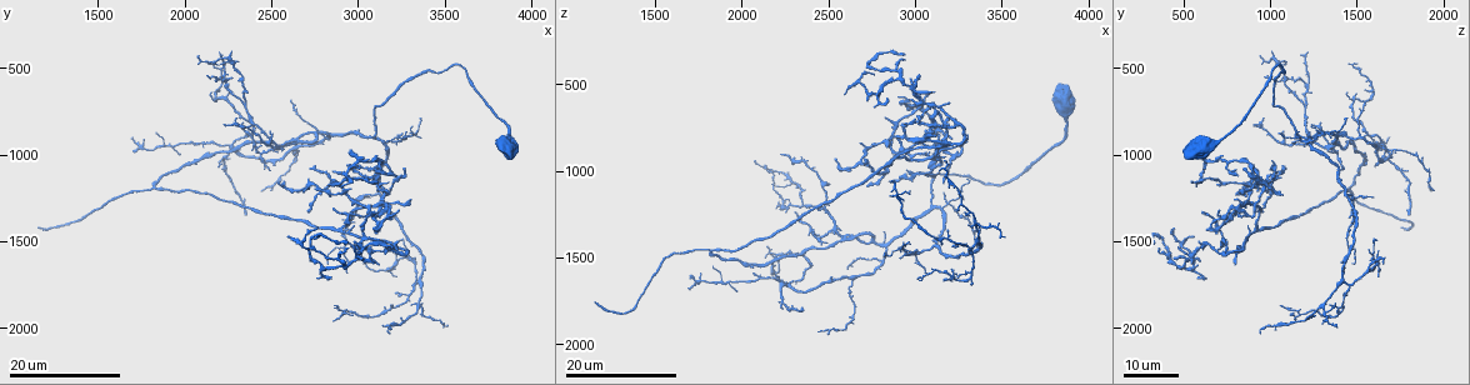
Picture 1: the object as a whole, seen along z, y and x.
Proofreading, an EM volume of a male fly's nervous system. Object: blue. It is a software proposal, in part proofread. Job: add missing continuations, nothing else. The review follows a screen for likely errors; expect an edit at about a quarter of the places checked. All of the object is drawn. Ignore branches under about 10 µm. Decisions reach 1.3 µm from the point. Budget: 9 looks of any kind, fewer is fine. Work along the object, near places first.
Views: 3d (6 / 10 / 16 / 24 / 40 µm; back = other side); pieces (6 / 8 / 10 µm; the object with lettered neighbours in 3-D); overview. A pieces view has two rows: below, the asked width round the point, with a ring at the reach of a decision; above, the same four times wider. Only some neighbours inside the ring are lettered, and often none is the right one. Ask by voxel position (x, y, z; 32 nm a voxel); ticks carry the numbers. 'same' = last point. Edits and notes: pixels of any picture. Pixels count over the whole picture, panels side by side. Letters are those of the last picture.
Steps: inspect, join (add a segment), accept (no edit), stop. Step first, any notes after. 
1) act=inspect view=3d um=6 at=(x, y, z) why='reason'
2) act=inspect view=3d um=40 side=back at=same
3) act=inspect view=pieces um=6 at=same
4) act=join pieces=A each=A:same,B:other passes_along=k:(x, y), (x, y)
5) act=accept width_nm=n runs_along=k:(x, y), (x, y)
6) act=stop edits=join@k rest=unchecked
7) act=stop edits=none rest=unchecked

act=inspect view=3d um=24 at=(2080, 940, 1580) why='an open end'

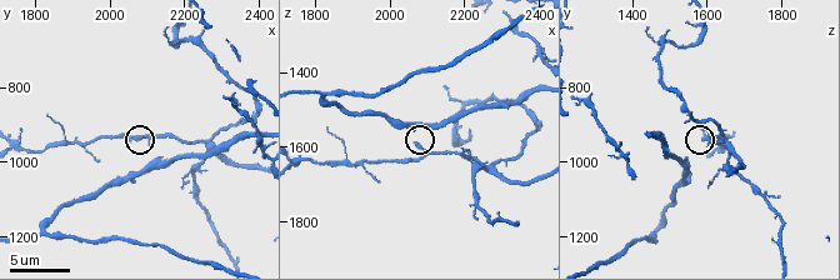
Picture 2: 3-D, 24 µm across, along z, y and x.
act=inspect view=pieces um=6 at=(2070, 930, 1580)

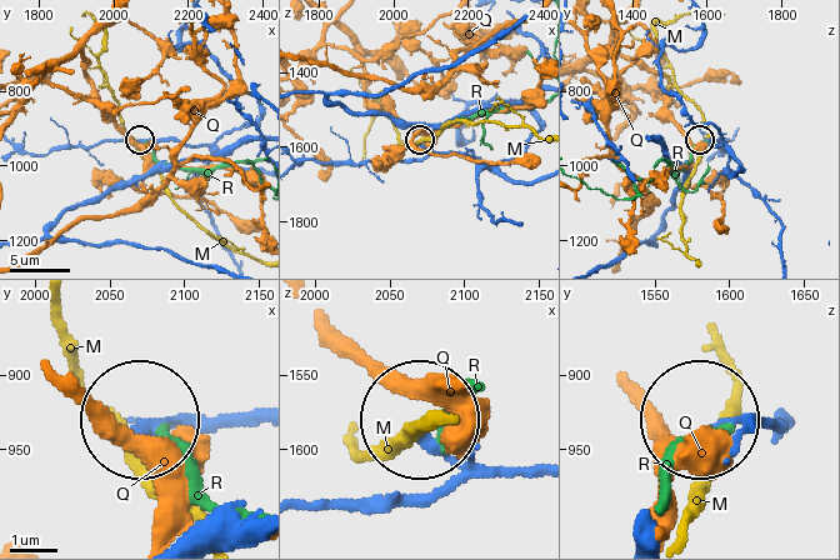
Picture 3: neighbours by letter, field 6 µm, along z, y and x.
act=accept each=M:other,Q:other,R:other runs_along=3:(259, 423), (144, 423) found='no lettered segment goes on from it'

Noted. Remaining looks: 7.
act=inspect view=3d um=16 at=(2340, 1320, 1800) why='branch stops here'

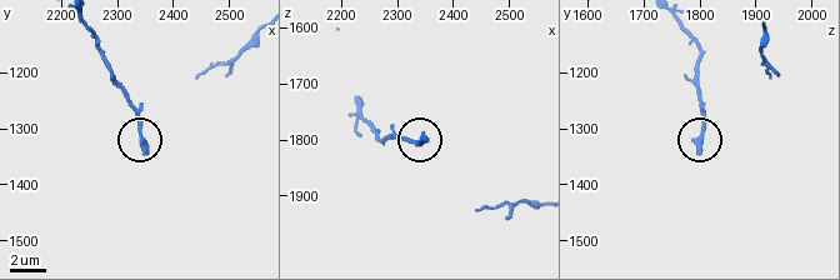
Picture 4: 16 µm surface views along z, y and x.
act=inspect view=pieces um=8 at=(2350, 1340, 1800)

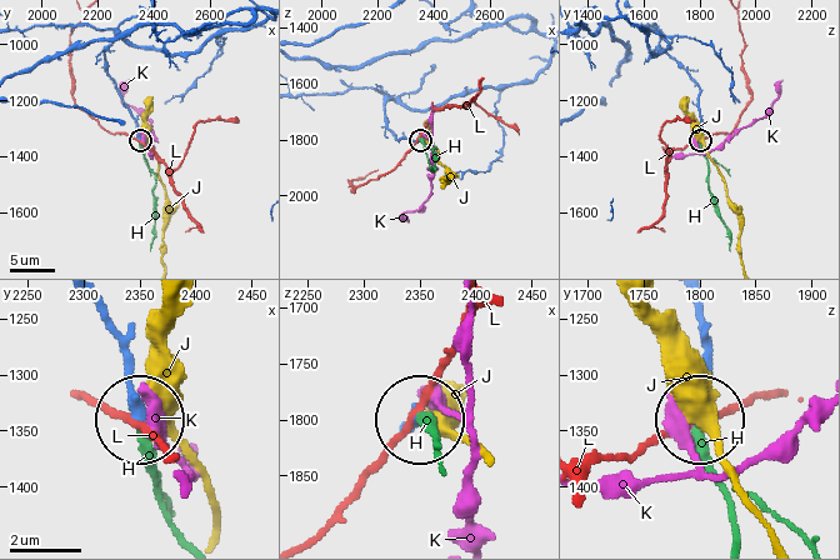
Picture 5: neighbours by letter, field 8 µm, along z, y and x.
act=join pieces=H width_nm=340 each=H:same,J:other,K:other,L:other passes_along=5:(700, 118), (709, 186), (730, 251) found='it goes on there'

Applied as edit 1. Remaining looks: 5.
act=inspect view=overview

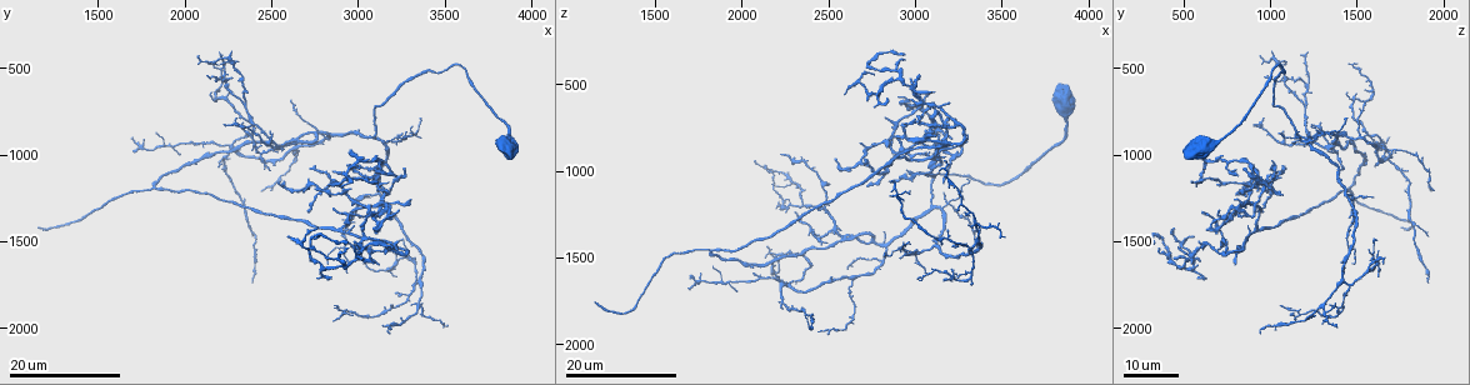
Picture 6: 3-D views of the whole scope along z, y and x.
act=inspect view=3d um=16 at=(1160, 1400, 1760)

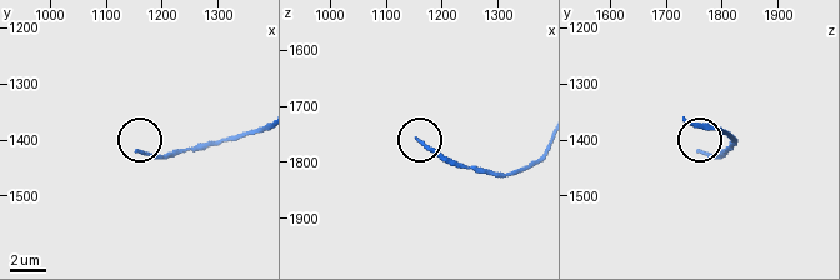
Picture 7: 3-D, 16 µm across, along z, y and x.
act=inspect view=pieces um=8 at=(1155, 1420, 1760) why='what lies round it'

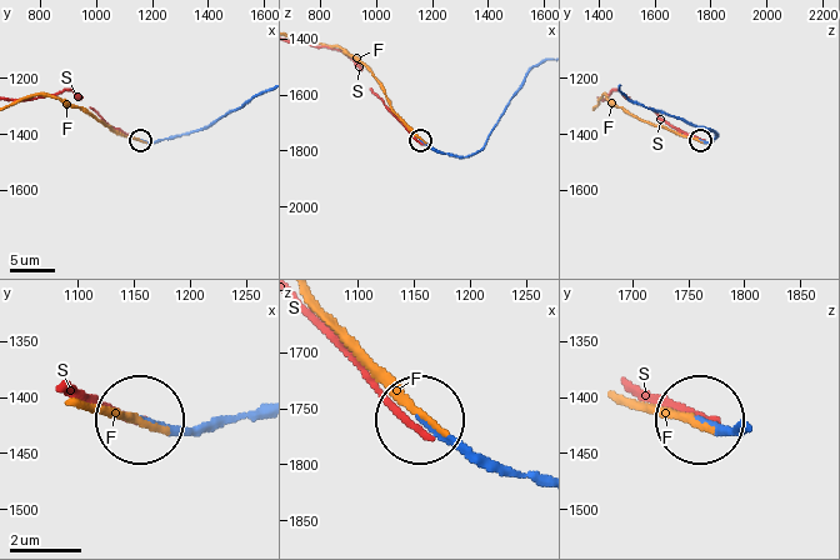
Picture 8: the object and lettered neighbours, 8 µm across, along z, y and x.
act=join pieces=F each=F:same,S:other found='the cell continues'

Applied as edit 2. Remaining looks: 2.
act=stop edits=join@5,join@8 rest=unchecked

